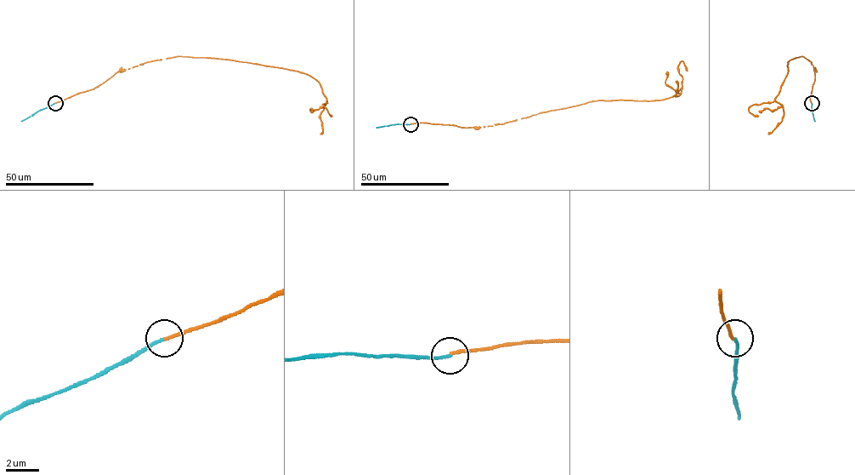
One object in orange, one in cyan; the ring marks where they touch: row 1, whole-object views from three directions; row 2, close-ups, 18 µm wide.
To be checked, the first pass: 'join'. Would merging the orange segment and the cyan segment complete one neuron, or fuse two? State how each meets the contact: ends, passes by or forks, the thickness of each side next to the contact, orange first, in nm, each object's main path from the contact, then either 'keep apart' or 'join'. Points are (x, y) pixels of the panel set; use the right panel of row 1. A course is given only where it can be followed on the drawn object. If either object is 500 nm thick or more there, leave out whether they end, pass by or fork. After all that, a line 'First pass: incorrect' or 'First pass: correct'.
orange ends | cyan ends | 190/180 nm | orange via (812, 103), (815, 71), (802, 56), (787, 62), (787, 73), (772, 102), (749, 108), (758, 116) | cyan via (812, 103), (815, 121) | keep apart
First pass: incorrect

